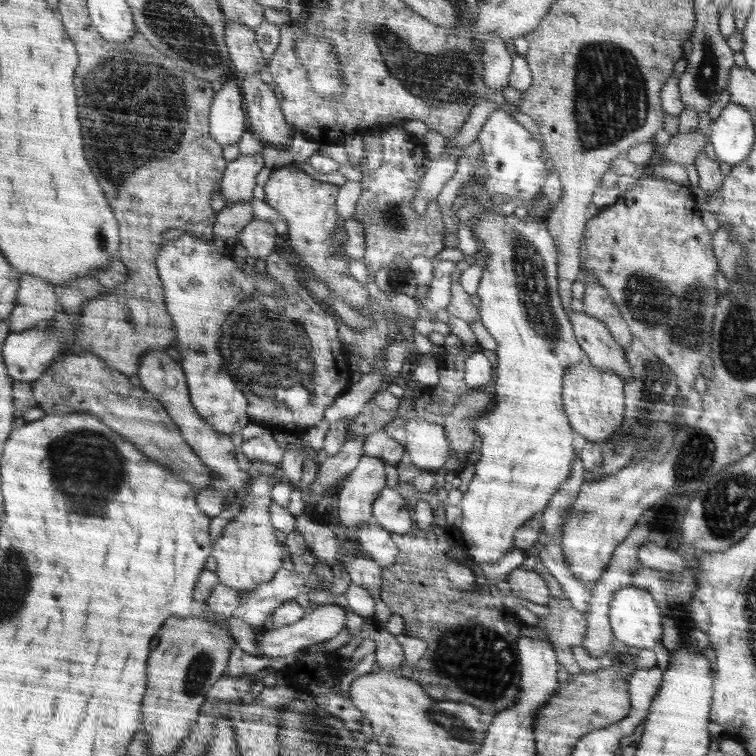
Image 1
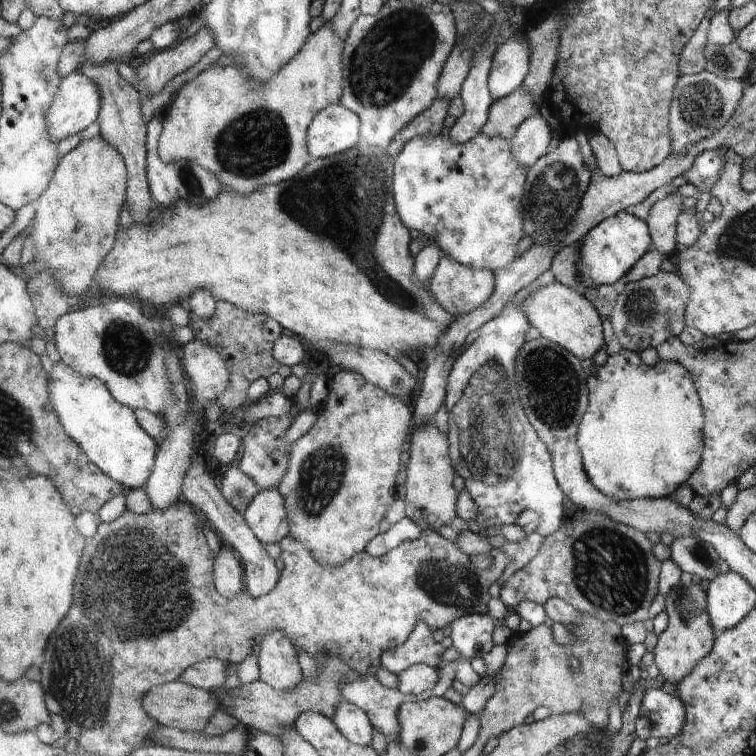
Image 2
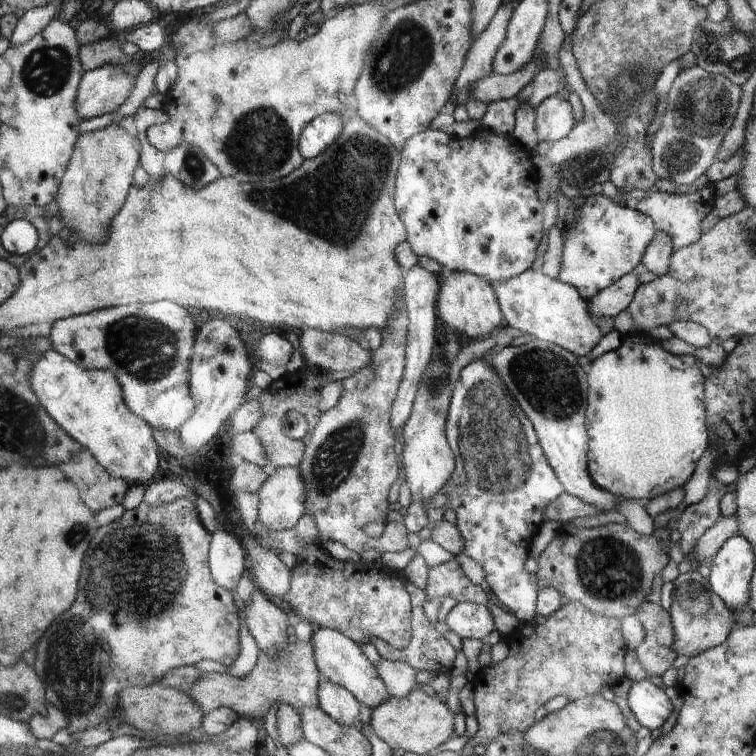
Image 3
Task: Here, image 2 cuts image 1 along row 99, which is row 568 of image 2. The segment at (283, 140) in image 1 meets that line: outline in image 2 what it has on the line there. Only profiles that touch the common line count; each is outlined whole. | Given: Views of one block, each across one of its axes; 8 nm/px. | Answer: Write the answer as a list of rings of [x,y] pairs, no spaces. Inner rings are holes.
[[[192,463],[192,468],[188,469],[184,477],[183,493],[184,500],[191,502],[192,506],[196,507],[196,510],[200,510],[204,514],[207,523],[218,534],[219,538],[222,538],[238,552],[244,574],[244,591],[253,599],[268,594],[276,586],[280,576],[280,571],[276,568],[274,558],[266,552],[264,545],[256,538],[254,532],[250,530],[244,515],[234,510],[226,502],[221,490],[216,487],[214,480],[204,472],[204,467],[200,466],[200,464]]]

